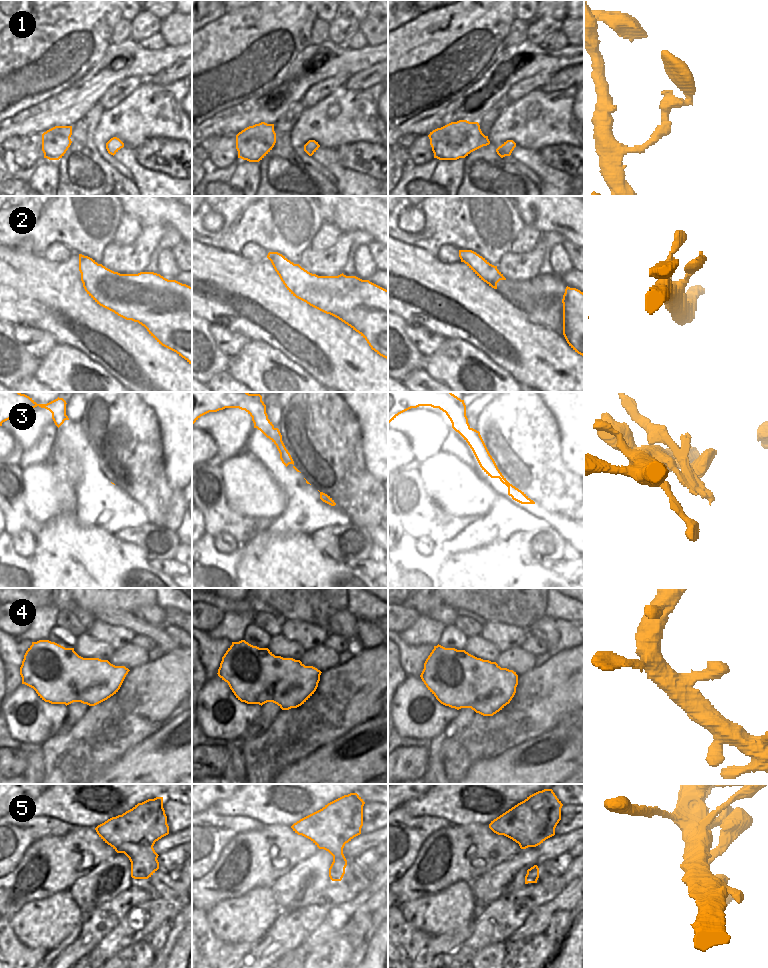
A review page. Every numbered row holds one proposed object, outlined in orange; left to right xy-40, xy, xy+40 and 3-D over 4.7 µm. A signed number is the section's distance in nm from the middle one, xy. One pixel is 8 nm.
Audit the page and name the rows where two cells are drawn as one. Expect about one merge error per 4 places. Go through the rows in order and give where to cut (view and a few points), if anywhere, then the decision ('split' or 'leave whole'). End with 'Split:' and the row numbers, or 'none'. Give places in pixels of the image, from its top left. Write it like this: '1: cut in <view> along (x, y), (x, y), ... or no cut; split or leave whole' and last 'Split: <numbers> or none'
1: no cut; leave whole
2: no cut; leave whole
3: cut in xy along (273, 427), (262, 432); split
4: no cut; leave whole
5: no cut; leave whole
Split: 3

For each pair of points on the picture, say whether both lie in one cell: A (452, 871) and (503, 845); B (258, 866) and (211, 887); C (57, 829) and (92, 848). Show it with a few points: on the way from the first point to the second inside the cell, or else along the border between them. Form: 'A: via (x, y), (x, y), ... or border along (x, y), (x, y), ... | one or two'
A: via (467, 869), (476, 869), (491, 860), (496, 860) | one
B: via (244, 880), (234, 893), (220, 890) | one
C: border along (77, 827), (61, 836), (42, 837) | two

